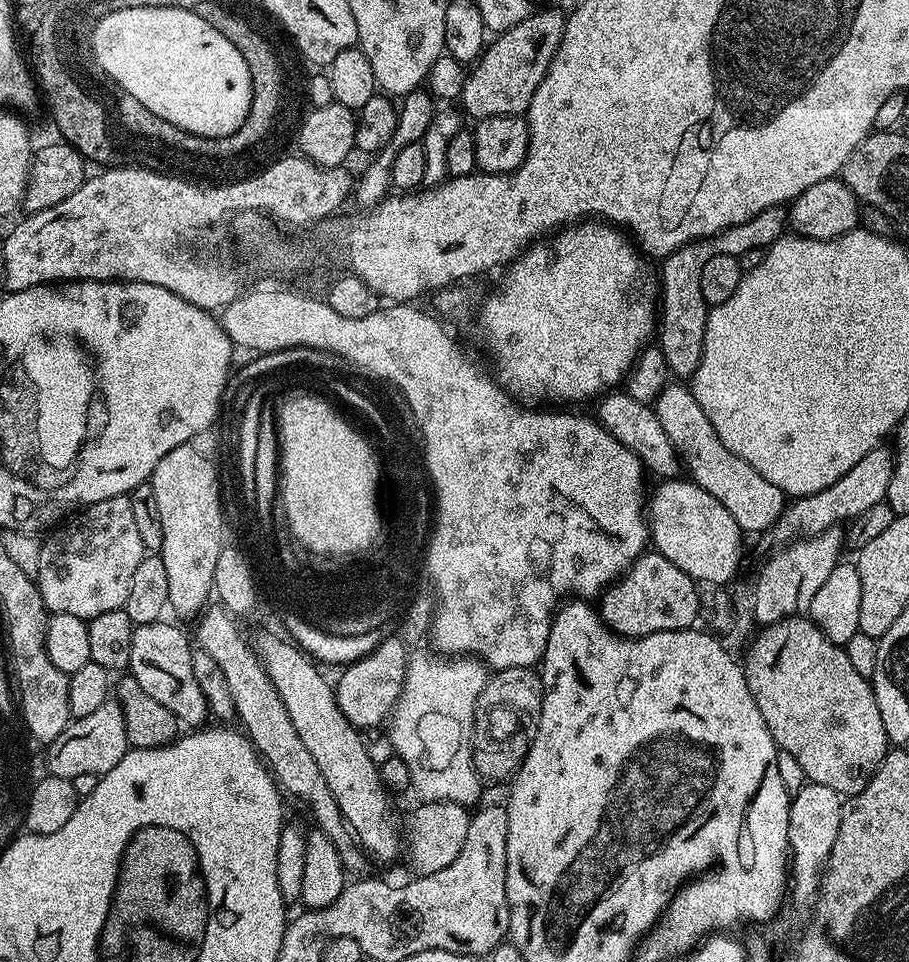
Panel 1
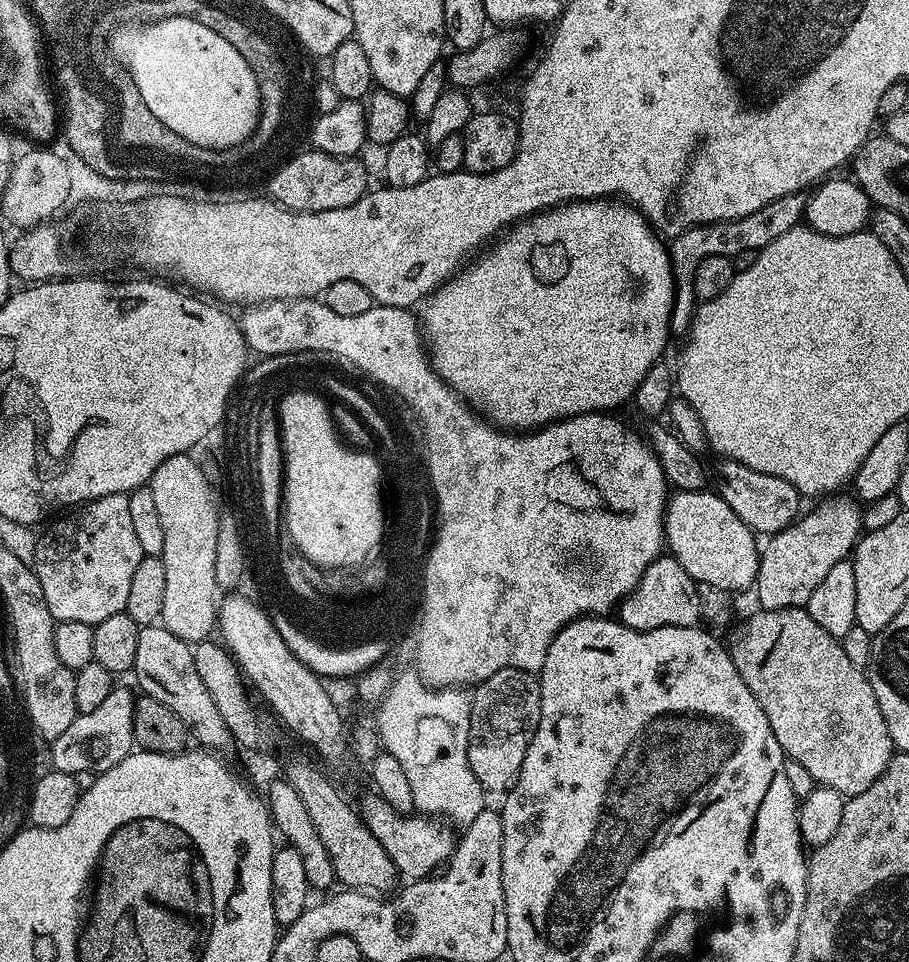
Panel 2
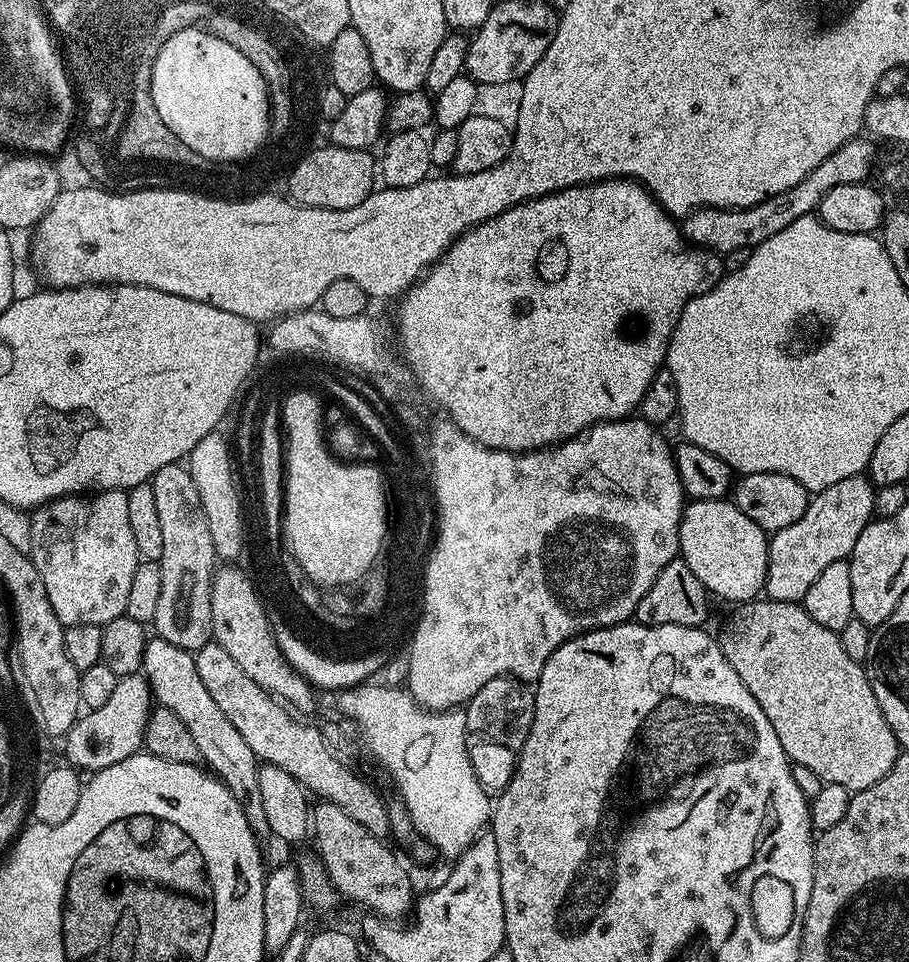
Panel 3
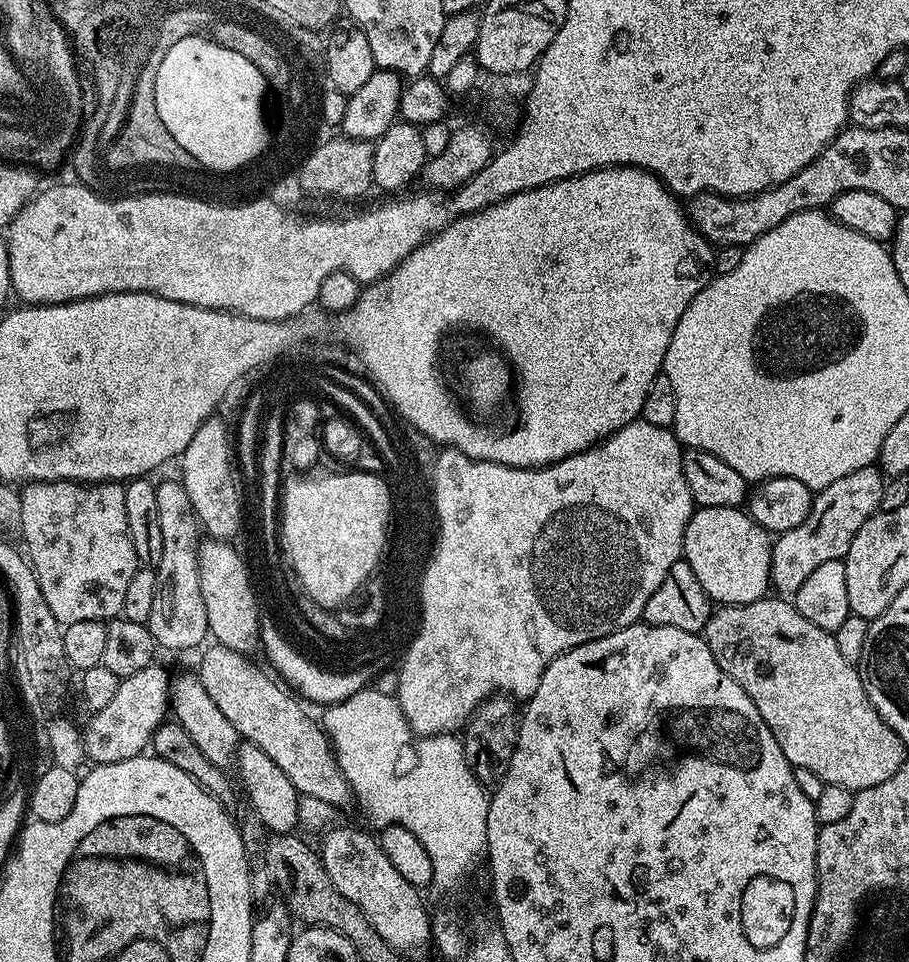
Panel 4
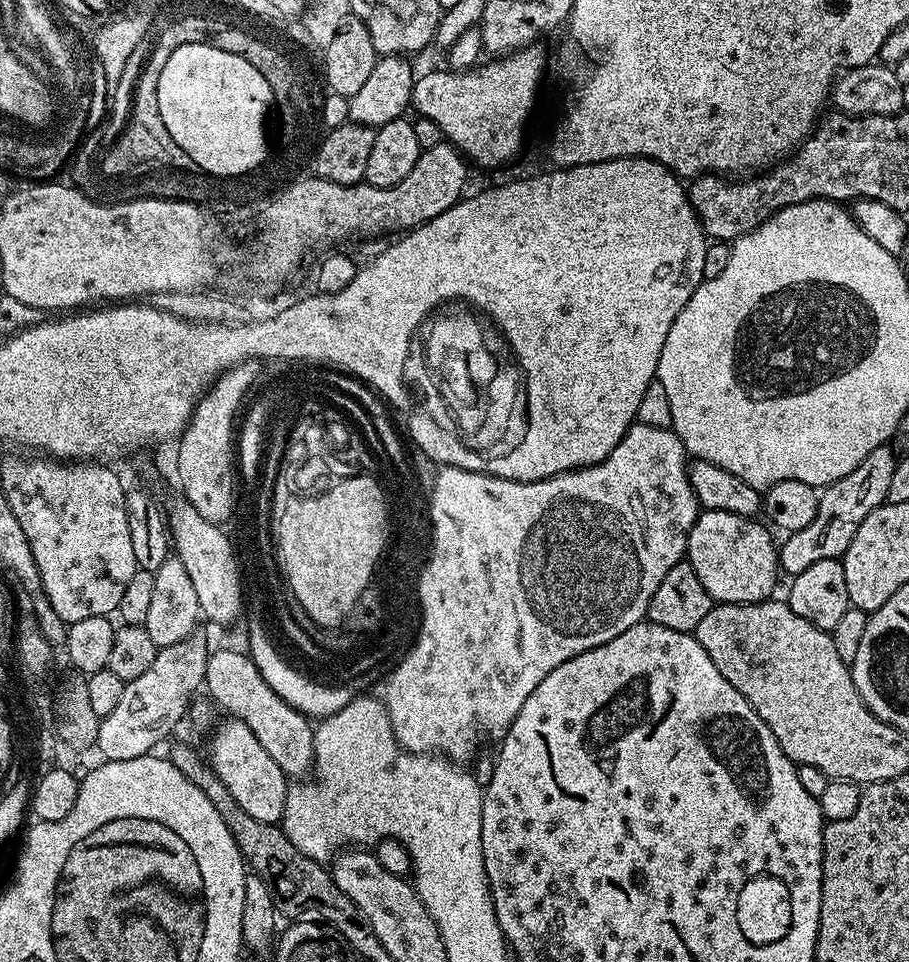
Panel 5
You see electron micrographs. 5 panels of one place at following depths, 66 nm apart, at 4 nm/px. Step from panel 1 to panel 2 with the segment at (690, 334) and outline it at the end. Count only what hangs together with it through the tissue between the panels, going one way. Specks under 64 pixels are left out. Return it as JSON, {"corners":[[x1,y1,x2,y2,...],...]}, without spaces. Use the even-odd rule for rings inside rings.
{"corners":[[803,195,783,196,766,206,762,210,754,210,754,214,746,214,746,218,737,220,721,220,715,224,701,224,698,228,687,228,682,234,671,237,667,245,668,257,672,260,672,277,676,283,676,300,672,304,673,333,687,333,692,325,692,313,698,307,696,295,696,271,702,263,713,258,731,258,742,250,756,250,761,252,774,238,782,238,786,230,797,227,804,219]]}

